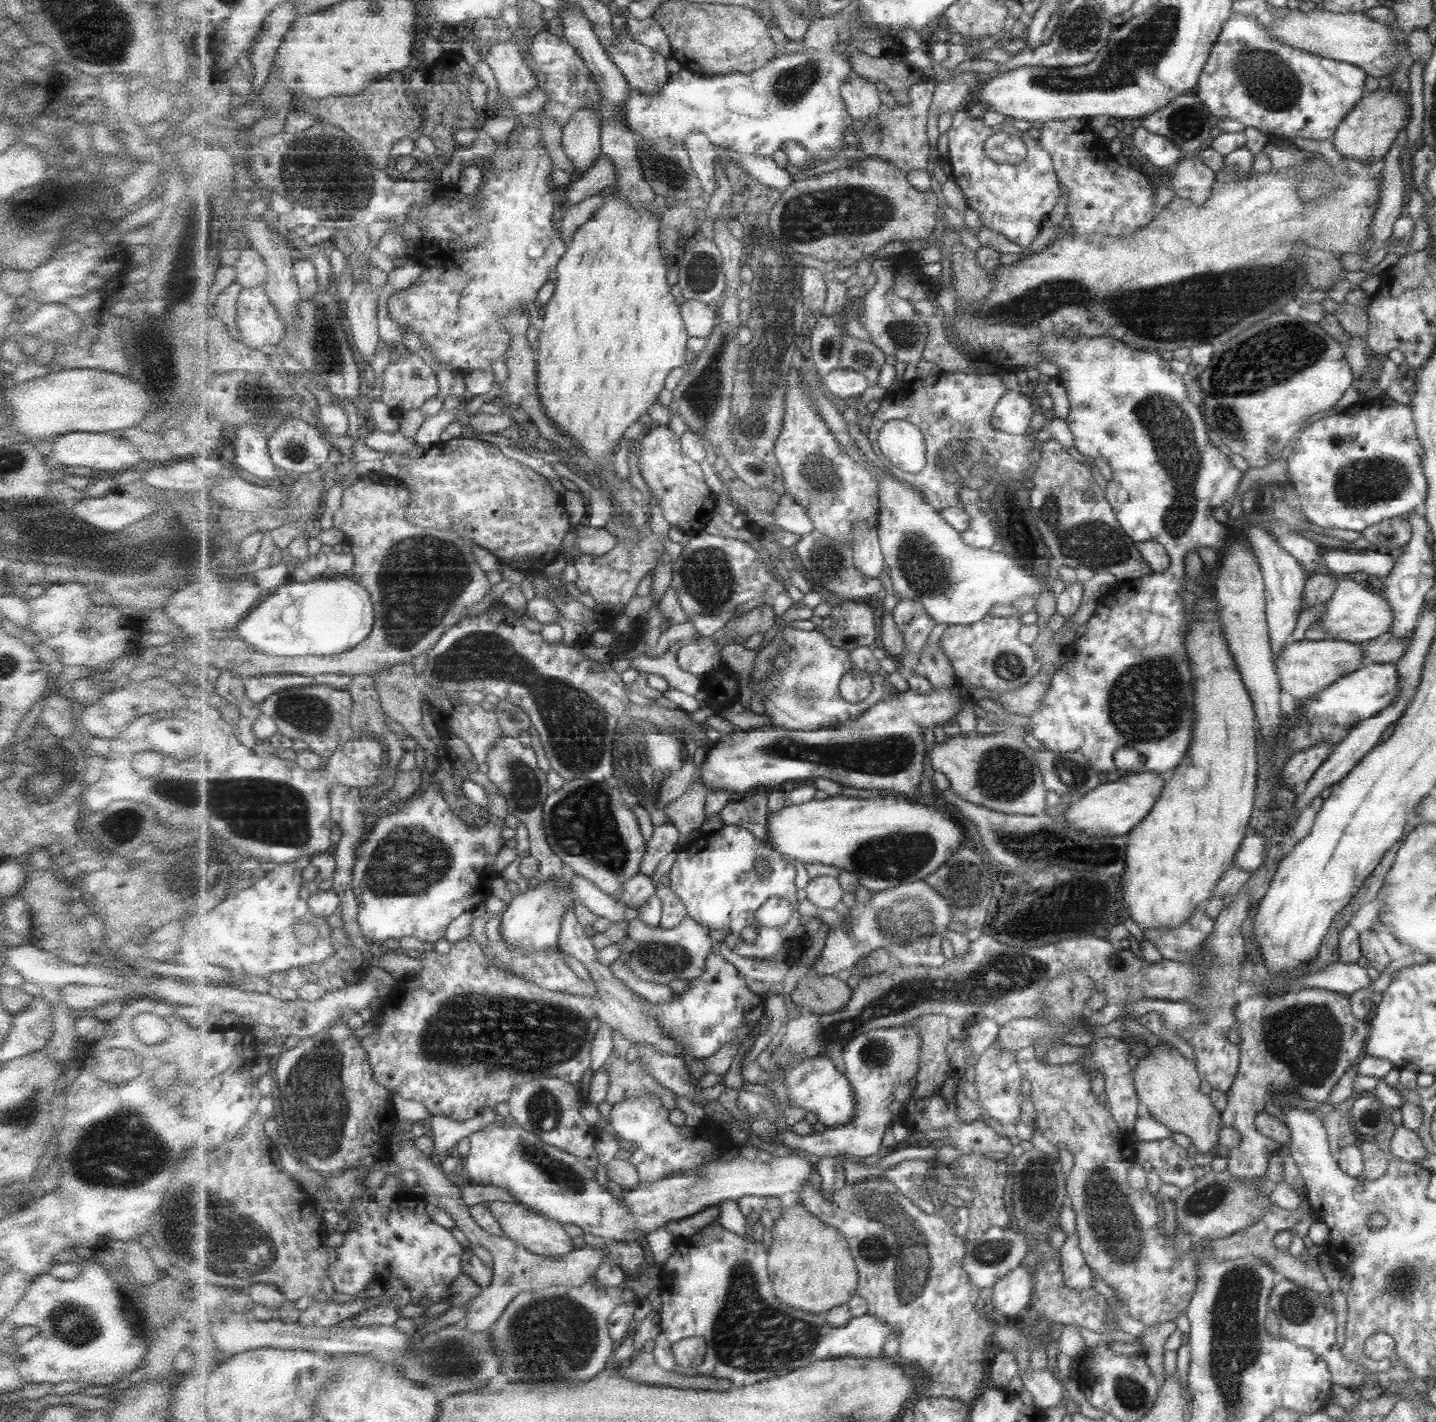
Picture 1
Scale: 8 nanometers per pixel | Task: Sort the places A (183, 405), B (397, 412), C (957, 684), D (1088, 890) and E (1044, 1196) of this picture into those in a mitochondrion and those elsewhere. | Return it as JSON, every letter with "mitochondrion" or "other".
{"A":"other","B":"other","C":"other","D":"other","E":"mitochondrion"}

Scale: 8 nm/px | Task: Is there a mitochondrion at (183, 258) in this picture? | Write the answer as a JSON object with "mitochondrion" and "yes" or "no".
{"mitochondrion":"no"}

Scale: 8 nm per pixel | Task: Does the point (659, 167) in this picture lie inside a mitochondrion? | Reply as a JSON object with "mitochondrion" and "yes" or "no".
{"mitochondrion":"yes"}

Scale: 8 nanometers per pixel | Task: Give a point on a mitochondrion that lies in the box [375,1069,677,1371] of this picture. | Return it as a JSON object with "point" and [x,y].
{"point":[560,1172]}

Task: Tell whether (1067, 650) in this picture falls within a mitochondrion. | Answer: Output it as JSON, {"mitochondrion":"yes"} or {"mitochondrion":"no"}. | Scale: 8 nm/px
{"mitochondrion":"no"}

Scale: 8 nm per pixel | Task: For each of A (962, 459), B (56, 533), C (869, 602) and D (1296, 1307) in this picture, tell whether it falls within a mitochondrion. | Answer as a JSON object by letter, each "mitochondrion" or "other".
{"A":"mitochondrion","B":"mitochondrion","C":"other","D":"mitochondrion"}

